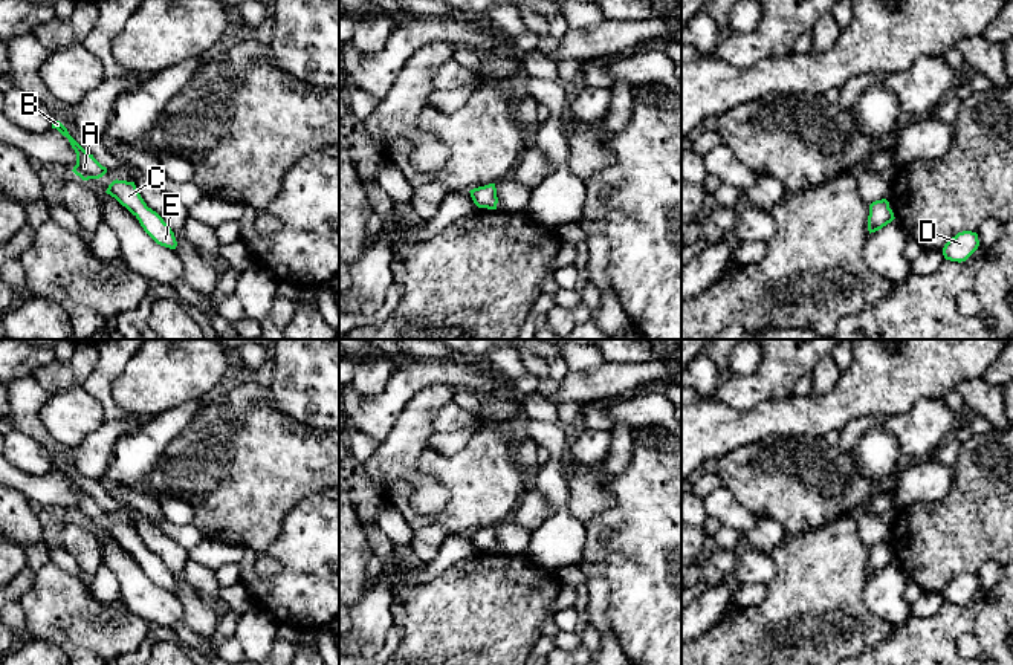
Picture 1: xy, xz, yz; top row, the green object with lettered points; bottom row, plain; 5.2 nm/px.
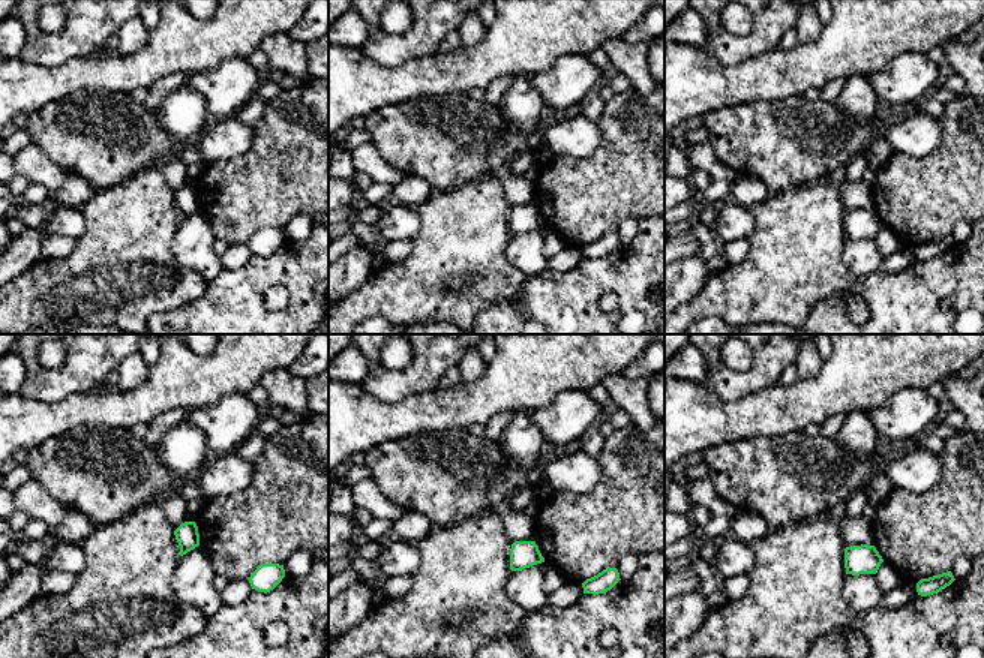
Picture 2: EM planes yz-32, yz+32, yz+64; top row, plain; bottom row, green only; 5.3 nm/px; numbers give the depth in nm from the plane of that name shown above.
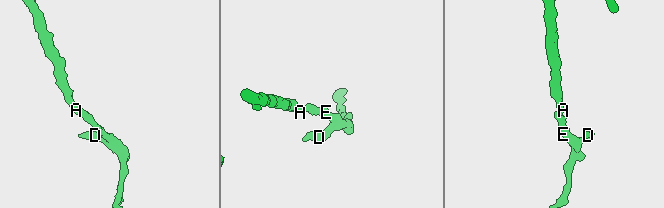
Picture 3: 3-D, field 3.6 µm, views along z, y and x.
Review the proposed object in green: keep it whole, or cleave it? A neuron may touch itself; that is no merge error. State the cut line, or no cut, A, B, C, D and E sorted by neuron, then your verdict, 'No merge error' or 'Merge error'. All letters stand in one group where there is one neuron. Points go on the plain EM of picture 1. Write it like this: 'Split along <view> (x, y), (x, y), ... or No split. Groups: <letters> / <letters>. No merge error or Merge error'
No split. Groups: A B C D E. No merge error

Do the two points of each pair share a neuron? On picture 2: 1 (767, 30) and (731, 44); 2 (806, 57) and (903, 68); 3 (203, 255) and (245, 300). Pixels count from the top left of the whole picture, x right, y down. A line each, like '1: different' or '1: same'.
1: same
2: different
3: different

